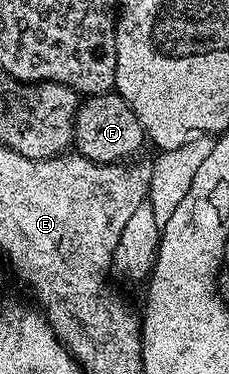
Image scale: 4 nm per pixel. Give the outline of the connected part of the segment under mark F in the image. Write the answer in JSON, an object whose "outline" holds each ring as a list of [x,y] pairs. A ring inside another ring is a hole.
{"outline":[[[117,91],[87,96],[79,103],[74,116],[73,147],[77,155],[86,156],[97,164],[117,164],[137,157],[144,145],[144,133],[132,106]]]}

